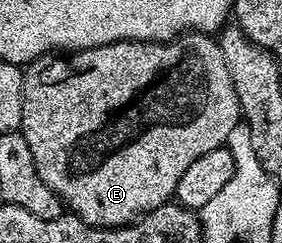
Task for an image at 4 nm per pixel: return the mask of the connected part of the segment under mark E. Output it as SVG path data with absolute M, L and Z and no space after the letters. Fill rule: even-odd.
M189 30L165 40L116 40L112 44L95 44L93 48L81 48L71 54L52 54L47 58L37 58L31 61L29 68L32 69L27 69L22 93L24 120L28 123L27 131L42 157L42 168L46 173L47 183L55 191L57 188L85 220L99 222L105 226L127 224L144 213L153 212L158 206L169 203L175 197L178 182L182 174L186 174L190 162L202 158L202 154L210 150L223 147L227 141L224 139L235 130L236 123L240 120L242 101L234 84L230 66L222 54L219 43L211 35L200 30Z

